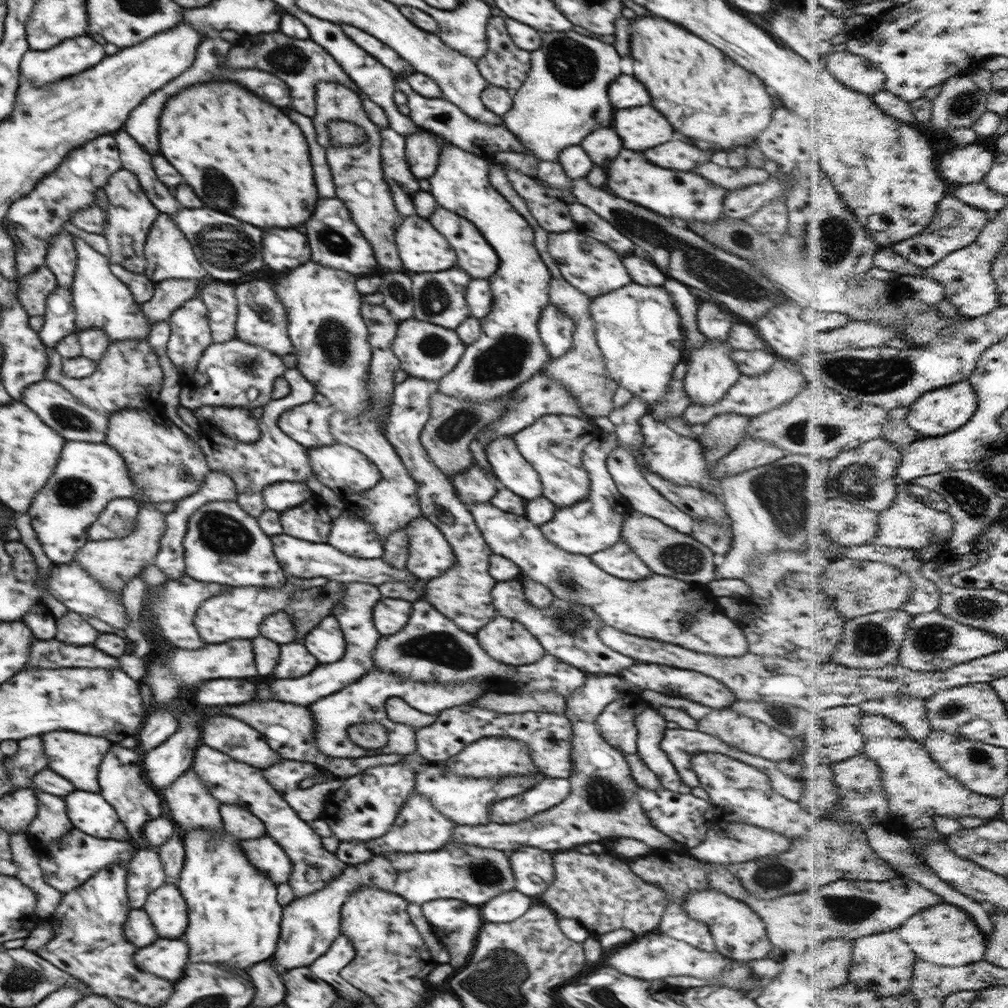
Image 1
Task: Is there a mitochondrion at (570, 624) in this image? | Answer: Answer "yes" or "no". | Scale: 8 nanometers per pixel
yes

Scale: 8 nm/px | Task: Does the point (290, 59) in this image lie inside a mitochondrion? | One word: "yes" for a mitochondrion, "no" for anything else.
yes

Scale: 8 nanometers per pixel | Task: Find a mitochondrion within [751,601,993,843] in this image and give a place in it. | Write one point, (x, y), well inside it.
(932, 639)

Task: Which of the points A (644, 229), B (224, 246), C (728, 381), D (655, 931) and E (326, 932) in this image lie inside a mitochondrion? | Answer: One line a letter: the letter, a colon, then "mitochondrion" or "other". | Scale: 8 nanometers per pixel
A: mitochondrion
B: mitochondrion
C: other
D: other
E: other

